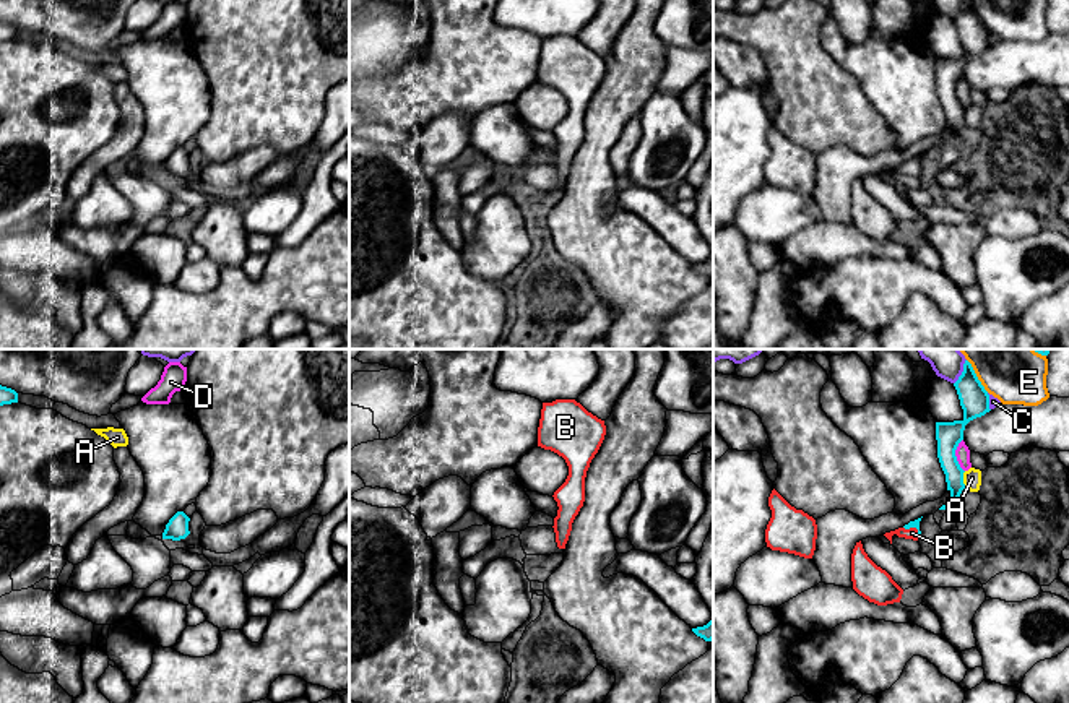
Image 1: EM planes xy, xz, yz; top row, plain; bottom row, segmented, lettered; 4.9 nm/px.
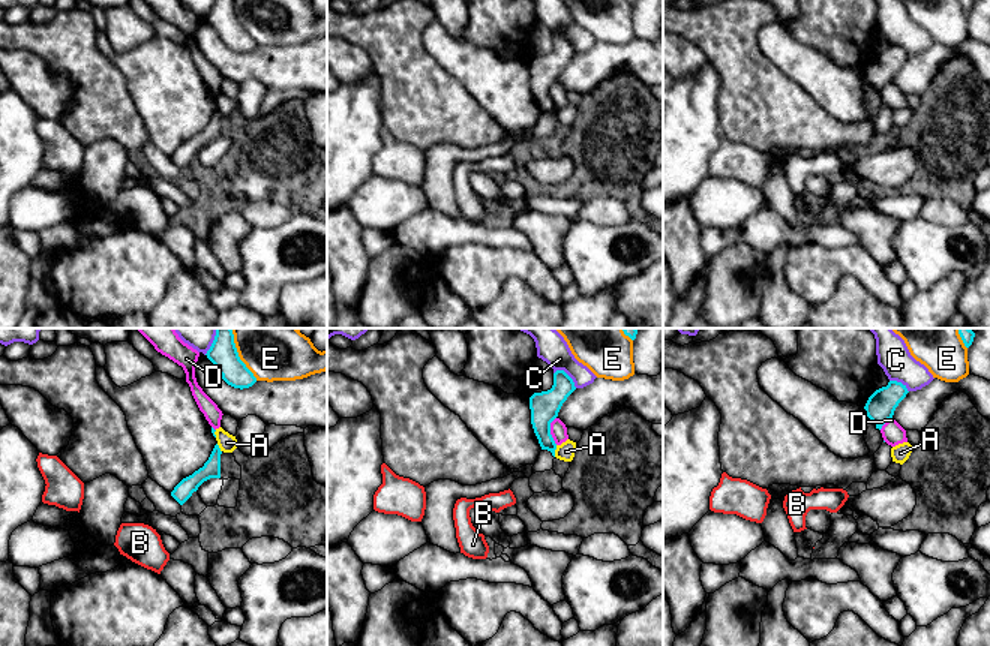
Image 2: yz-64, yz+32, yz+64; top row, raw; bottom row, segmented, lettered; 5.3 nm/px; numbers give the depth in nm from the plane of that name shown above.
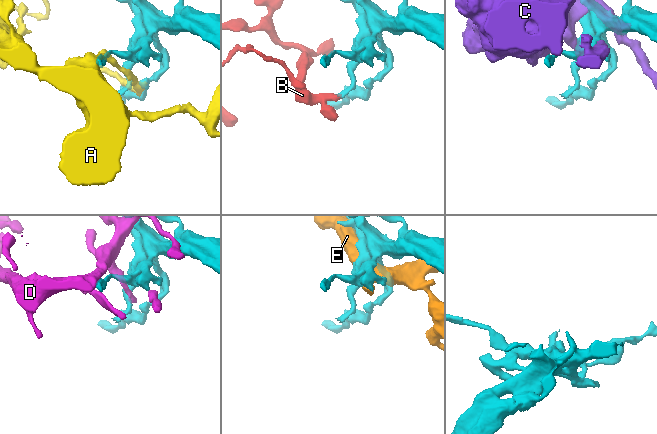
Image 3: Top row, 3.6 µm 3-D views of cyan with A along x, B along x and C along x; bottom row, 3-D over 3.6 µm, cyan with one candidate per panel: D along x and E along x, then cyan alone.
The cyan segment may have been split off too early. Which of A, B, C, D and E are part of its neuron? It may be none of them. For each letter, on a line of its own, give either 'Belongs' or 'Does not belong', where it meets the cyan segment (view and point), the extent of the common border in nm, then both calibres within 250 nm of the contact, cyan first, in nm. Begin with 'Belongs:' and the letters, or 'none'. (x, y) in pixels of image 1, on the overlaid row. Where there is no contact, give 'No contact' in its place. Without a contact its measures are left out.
Belongs: none
A: Does not belong. Touches cyan at yz (962, 479). Shared border 90 nm. Thickness 130 nm (cyan) against 90 nm
B: Does not belong. Touches cyan at yz (913, 526). Shared border 90 nm. Thickness 40 nm (cyan) against 60 nm
C: Does not belong. Touches cyan at yz (962, 372). Shared border 140 nm. Thickness 140 nm (cyan) against 180 nm
D: Does not belong. Touches cyan at yz (954, 455). Shared border 170 nm. Thickness 130 nm (cyan) against 70 nm
E: Does not belong. Touches cyan at yz (975, 375). Shared border 200 nm. Thickness 140 nm (cyan) against 320 nm

